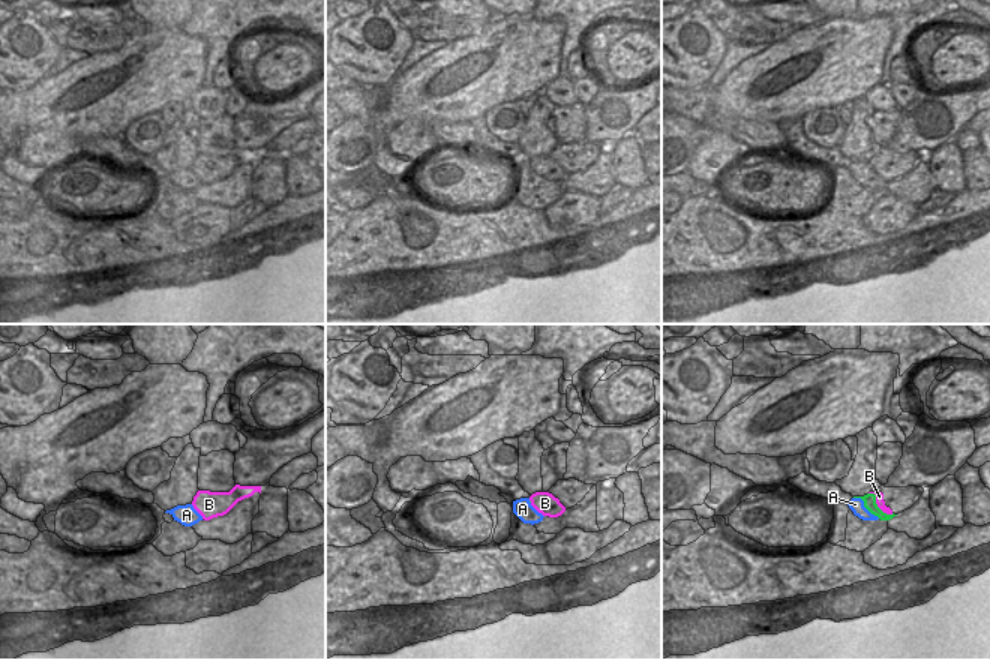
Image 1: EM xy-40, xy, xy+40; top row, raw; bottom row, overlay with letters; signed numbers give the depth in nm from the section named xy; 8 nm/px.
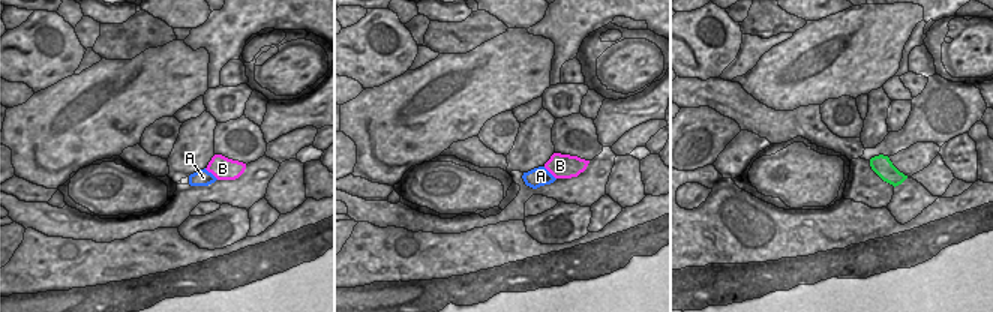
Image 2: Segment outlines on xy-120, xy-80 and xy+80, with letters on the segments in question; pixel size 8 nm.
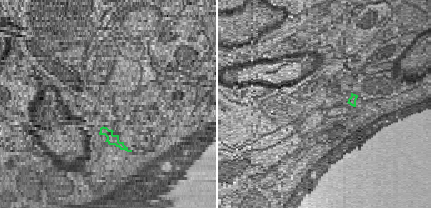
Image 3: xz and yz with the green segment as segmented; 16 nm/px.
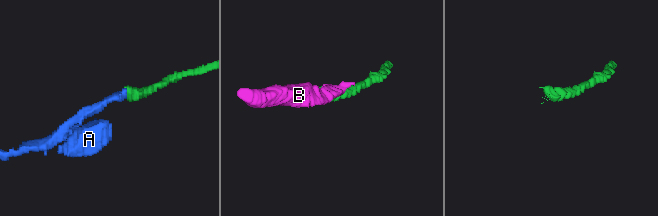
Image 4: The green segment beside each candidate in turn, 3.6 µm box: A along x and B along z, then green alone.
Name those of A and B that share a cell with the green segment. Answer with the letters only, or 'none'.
A

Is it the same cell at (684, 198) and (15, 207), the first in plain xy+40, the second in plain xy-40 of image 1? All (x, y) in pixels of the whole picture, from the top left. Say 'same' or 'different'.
different

